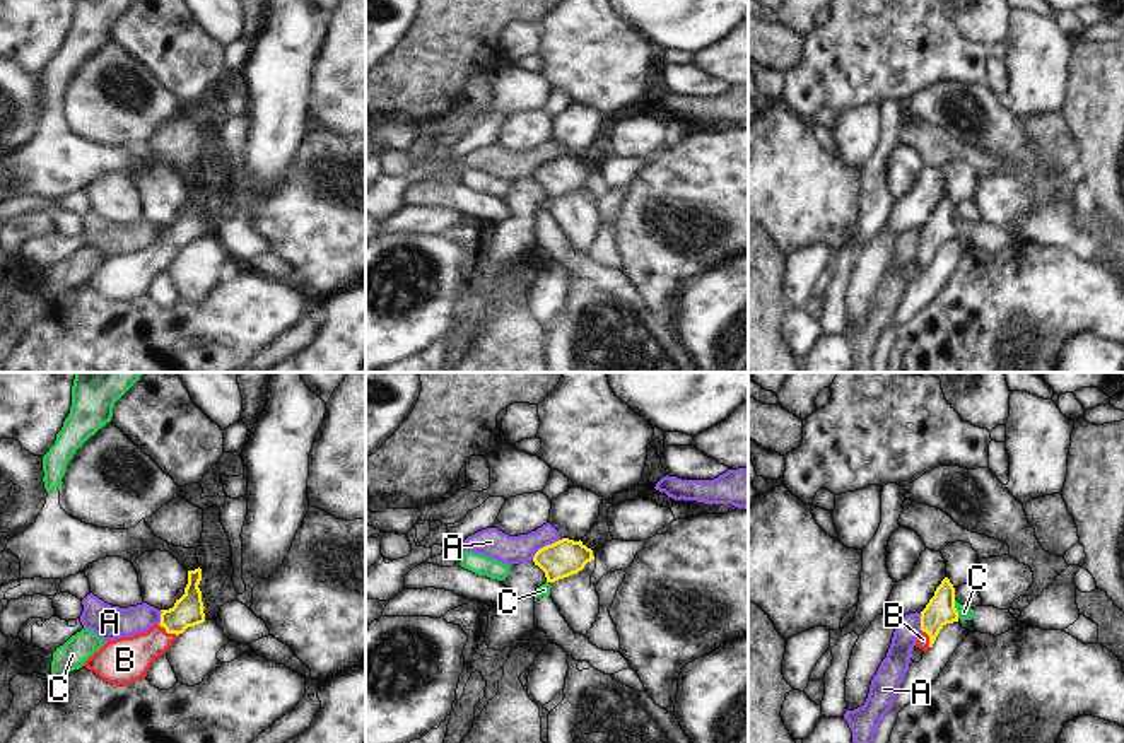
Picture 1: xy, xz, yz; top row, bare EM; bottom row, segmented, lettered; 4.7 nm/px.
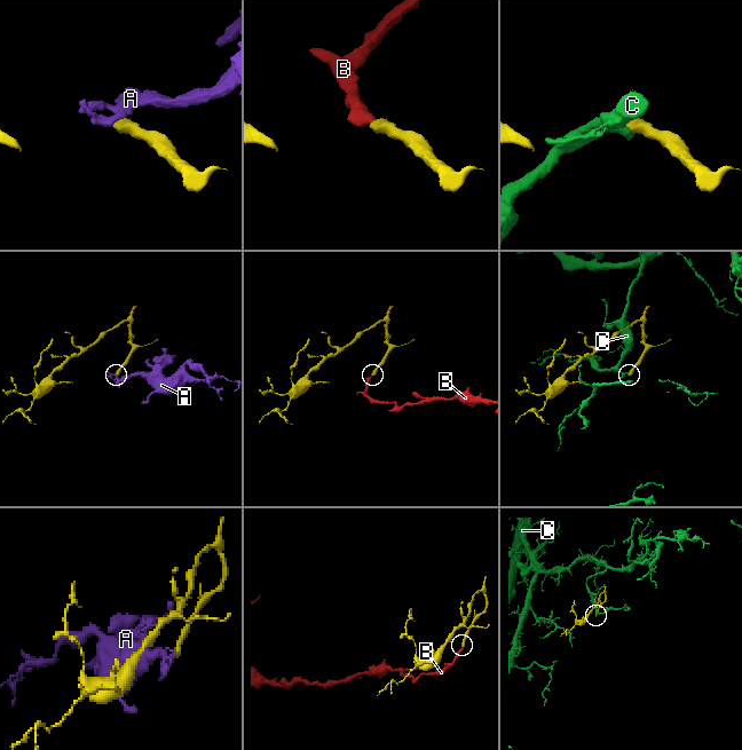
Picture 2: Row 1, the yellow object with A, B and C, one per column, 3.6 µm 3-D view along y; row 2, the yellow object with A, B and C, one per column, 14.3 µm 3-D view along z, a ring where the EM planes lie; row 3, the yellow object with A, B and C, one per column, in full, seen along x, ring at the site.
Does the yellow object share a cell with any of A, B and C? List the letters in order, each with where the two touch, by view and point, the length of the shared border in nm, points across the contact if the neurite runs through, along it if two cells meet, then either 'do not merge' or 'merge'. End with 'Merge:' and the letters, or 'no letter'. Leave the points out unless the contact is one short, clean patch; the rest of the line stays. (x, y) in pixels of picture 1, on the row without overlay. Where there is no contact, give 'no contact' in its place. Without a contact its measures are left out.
A: meets yellow in xz at (544, 164); contact 170 nm long; border along xz (559, 156), (544, 163), (532, 176); do not merge
B: meets yellow in xy at (168, 250); contact 110 nm long; runs through xy (188, 228), (168, 250), (125, 277); merge
C: meets yellow in yz at (955, 226); contact 90 nm long; border along yz (954, 217), (959, 234); do not merge
Merge: B

